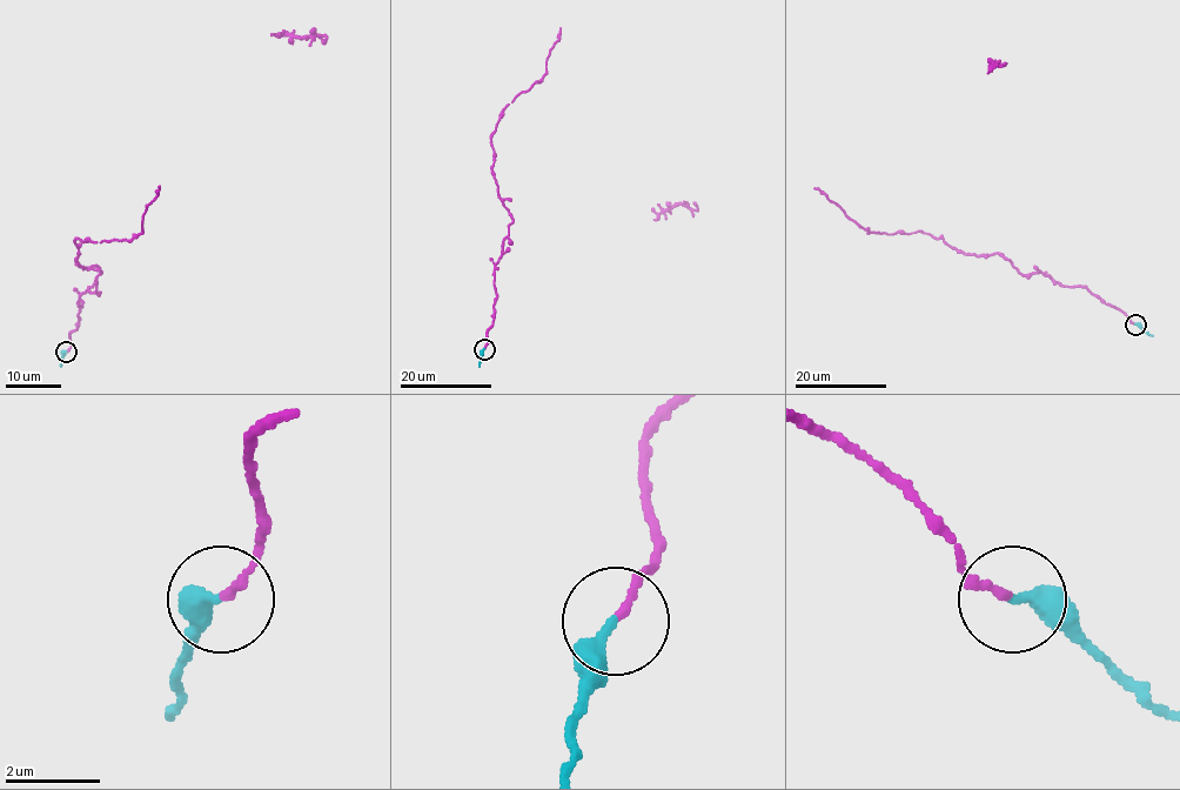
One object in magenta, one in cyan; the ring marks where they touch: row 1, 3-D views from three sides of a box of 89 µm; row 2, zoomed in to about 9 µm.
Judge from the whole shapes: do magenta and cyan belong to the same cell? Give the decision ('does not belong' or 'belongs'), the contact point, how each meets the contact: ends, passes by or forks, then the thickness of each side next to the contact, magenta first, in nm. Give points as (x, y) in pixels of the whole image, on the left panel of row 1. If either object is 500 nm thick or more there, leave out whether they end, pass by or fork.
does not belong; place (66, 352); magenta ends; cyan ends; calibres 180 and 320 nm

